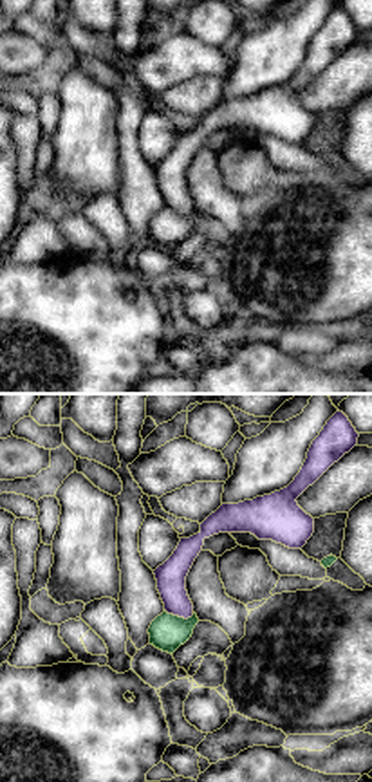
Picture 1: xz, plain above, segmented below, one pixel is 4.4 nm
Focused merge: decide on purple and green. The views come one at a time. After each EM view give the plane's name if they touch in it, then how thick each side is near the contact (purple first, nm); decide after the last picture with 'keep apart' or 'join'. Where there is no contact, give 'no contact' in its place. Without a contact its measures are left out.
contact in xz; calibres 130 and 160 nm

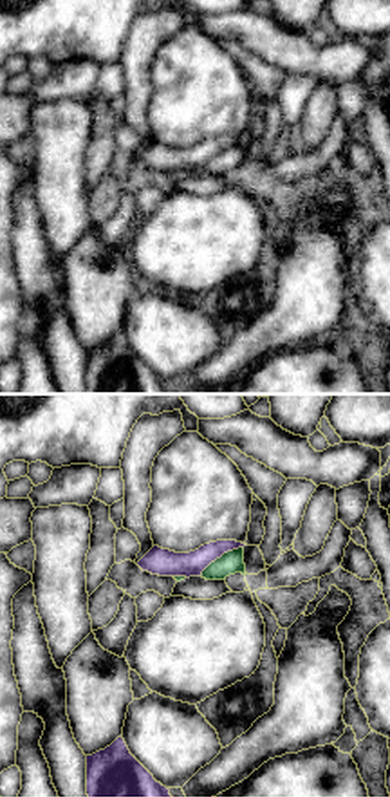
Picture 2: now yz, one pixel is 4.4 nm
contact in yz; calibres 120 and 100 nm

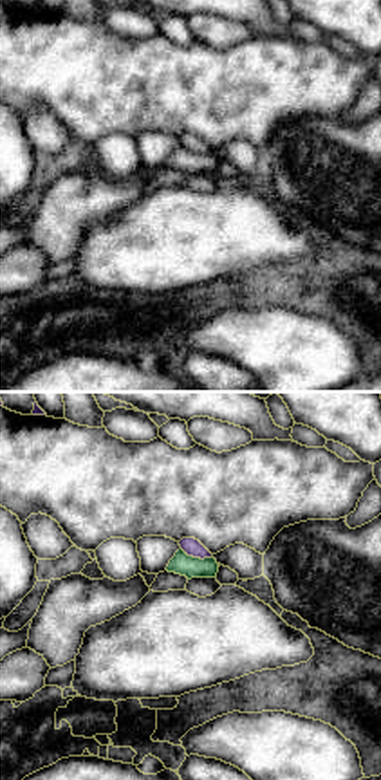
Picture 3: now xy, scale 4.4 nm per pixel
contact in xy; calibres 80 and 100 nm

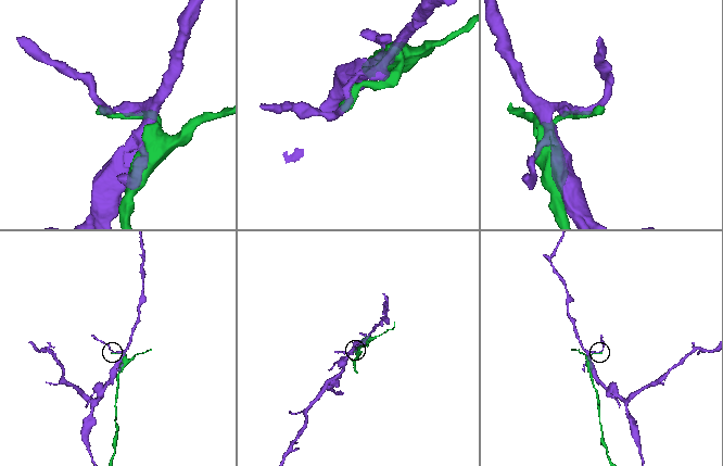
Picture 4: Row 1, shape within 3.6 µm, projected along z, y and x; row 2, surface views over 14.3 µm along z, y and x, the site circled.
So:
keep apart

